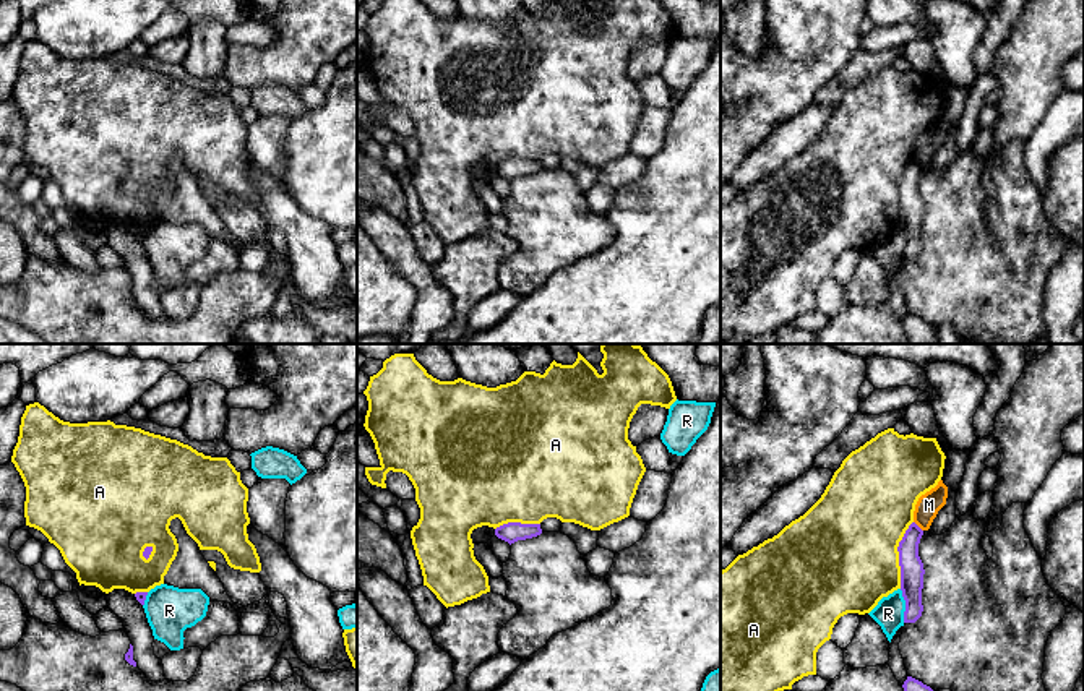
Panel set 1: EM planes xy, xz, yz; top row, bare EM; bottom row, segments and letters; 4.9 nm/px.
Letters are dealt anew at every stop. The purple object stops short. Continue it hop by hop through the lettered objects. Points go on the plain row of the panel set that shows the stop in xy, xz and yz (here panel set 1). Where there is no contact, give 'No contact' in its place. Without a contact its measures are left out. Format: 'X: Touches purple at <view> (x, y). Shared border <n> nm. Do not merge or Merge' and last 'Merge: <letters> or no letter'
A: Touches purple at yz (899, 192). Shared border 340 nm. Do not merge
M: Touches purple at yz (917, 163). Shared border 70 nm. Do not merge
R: Touches purple at yz (906, 242). Shared border 170 nm. Do not merge
Merge: no letter

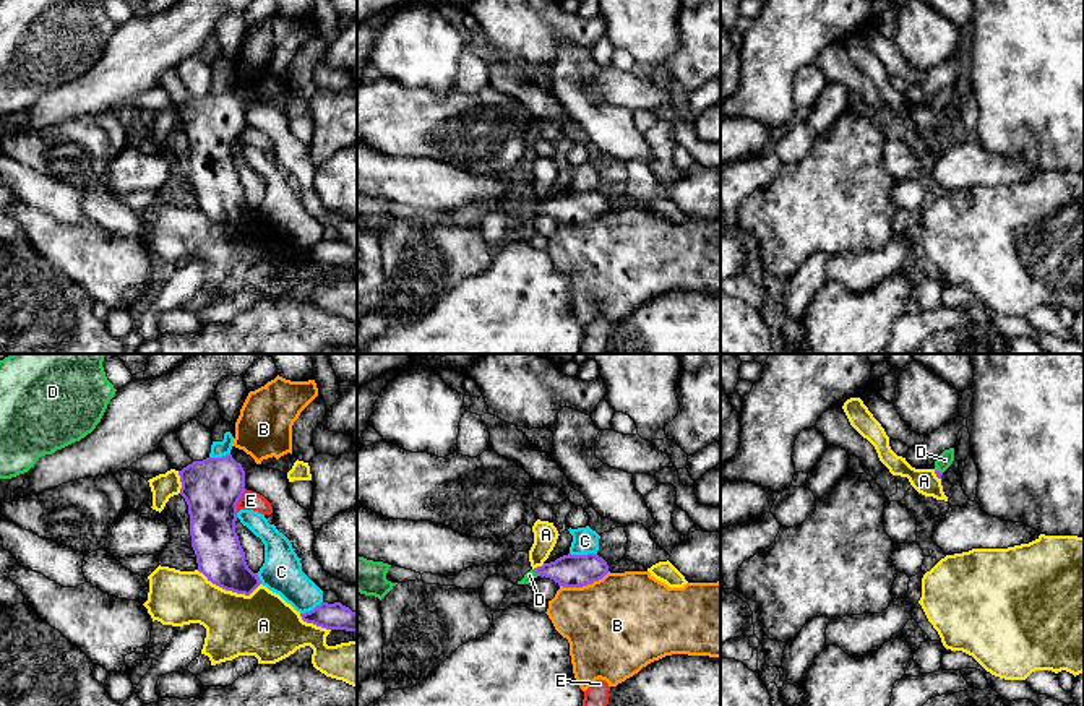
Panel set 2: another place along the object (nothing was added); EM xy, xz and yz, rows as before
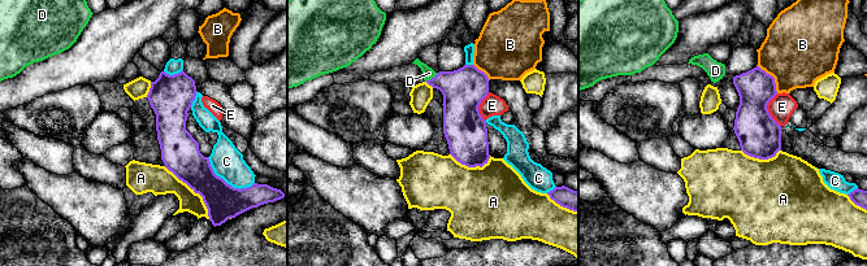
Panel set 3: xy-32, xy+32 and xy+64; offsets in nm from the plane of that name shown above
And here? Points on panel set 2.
A: Touches purple at xy (229, 226). Shared border 320 nm. Do not merge
B: Touches purple at xz (585, 221). Shared border 260 nm. Do not merge
C: Touches purple at xz (583, 192). Shared border 140 nm. Do not merge
D: Touches purple at yz (938, 107). Shared border 40 nm. Merge
E: Touches purple at xy (239, 135). Shared border 130 nm. Do not merge
Merge: D

